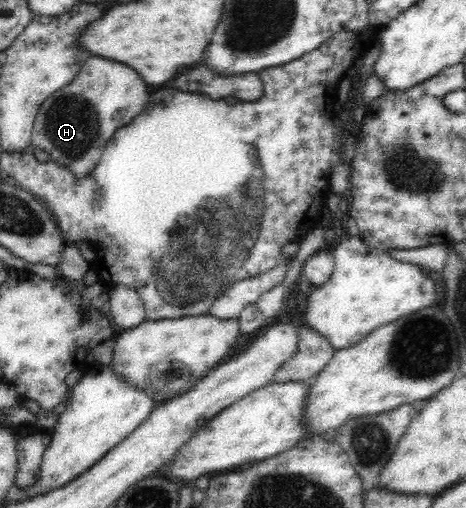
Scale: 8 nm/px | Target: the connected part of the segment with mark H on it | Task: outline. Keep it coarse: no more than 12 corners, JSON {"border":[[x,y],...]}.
{"border":[[91,55],[41,103],[30,149],[86,177],[148,85]]}

